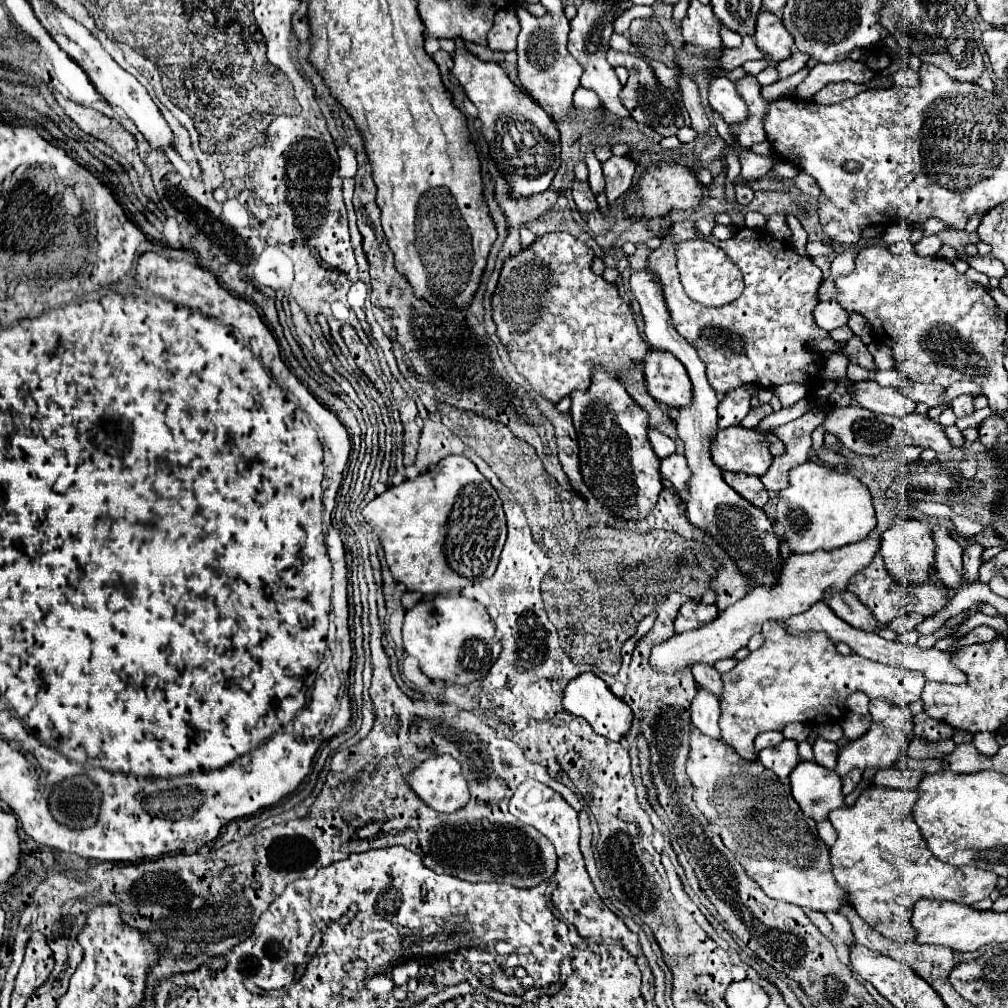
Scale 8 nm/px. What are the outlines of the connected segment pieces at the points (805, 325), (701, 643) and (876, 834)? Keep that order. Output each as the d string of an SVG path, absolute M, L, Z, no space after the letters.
M675 222L669 236L661 246L651 252L649 268L659 276L667 308L671 312L675 330L693 342L701 362L707 366L707 378L719 396L741 384L757 384L763 388L775 388L779 384L803 384L807 388L809 402L817 404L817 390L823 384L821 352L813 350L811 342L829 338L829 332L821 330L813 320L813 308L817 306L817 290L823 282L821 270L807 256L799 256L789 244L775 240L767 232L741 228L733 238L721 242L715 236L707 236L709 242L723 248L725 254L739 266L745 278L743 294L727 306L707 308L693 302L681 282L675 264L677 242L695 238L693 222Z
M865 538L861 542L837 548L833 552L823 552L817 550L813 554L793 554L787 558L781 570L781 578L777 580L777 586L771 590L757 588L751 590L745 598L729 606L725 612L721 612L709 626L703 626L699 630L687 632L687 634L677 634L659 646L653 648L651 652L651 666L655 672L669 676L669 674L679 674L681 670L691 668L693 664L707 664L713 666L717 660L723 658L733 658L737 650L745 648L749 638L757 632L761 632L761 624L767 620L781 620L789 618L793 614L801 614L809 610L815 602L821 602L825 598L827 590L847 590L851 580L863 572L875 558L879 550L879 540L877 538Z
M871 786L851 808L837 808L829 814L837 830L837 842L829 848L829 854L839 888L847 892L849 904L871 928L897 942L915 938L909 918L917 900L949 900L971 906L987 898L997 886L997 874L993 872L975 866L955 868L931 854L913 820L915 800L915 790Z

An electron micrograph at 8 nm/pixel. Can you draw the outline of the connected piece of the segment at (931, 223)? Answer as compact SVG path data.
M929 218L925 224L921 224L921 232L923 232L923 236L933 236L933 234L945 230L945 228L947 228L947 226L945 226L943 222L935 220L935 218Z

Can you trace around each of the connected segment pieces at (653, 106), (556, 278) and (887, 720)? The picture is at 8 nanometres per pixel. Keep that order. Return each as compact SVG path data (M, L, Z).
M610 48L607 52L607 60L611 66L625 66L629 70L629 80L621 90L621 100L625 104L625 108L631 112L633 120L639 124L647 124L651 130L655 130L659 136L675 136L679 128L685 126L683 120L683 112L677 104L677 98L673 94L673 90L669 90L667 86L663 86L653 68L645 62L643 56L635 56L631 52L619 52Z
M569 232L543 234L529 248L505 260L497 288L491 296L497 338L507 348L517 372L527 378L535 392L553 404L573 390L587 390L591 386L593 366L601 366L609 376L621 380L623 374L643 362L647 352L647 344L639 336L633 314L619 296L617 286L605 282L591 270L593 258L593 250Z
M873 700L869 710L871 710L871 716L873 716L871 730L865 736L849 742L845 748L839 750L835 772L841 778L845 774L849 774L851 770L855 770L855 768L861 768L861 770L891 768L897 762L899 754L907 748L907 744L913 738L913 716L911 716L909 708L895 706L895 704L889 704L889 702L883 702L883 700Z

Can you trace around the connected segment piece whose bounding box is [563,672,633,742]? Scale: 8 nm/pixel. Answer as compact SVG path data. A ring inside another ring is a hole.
M583 672L577 678L569 680L567 688L563 690L563 710L573 716L585 718L597 734L601 734L609 740L615 740L615 742L619 742L627 734L631 720L633 720L631 708L621 698L617 698L607 688L607 684L599 676L595 676L593 672Z

